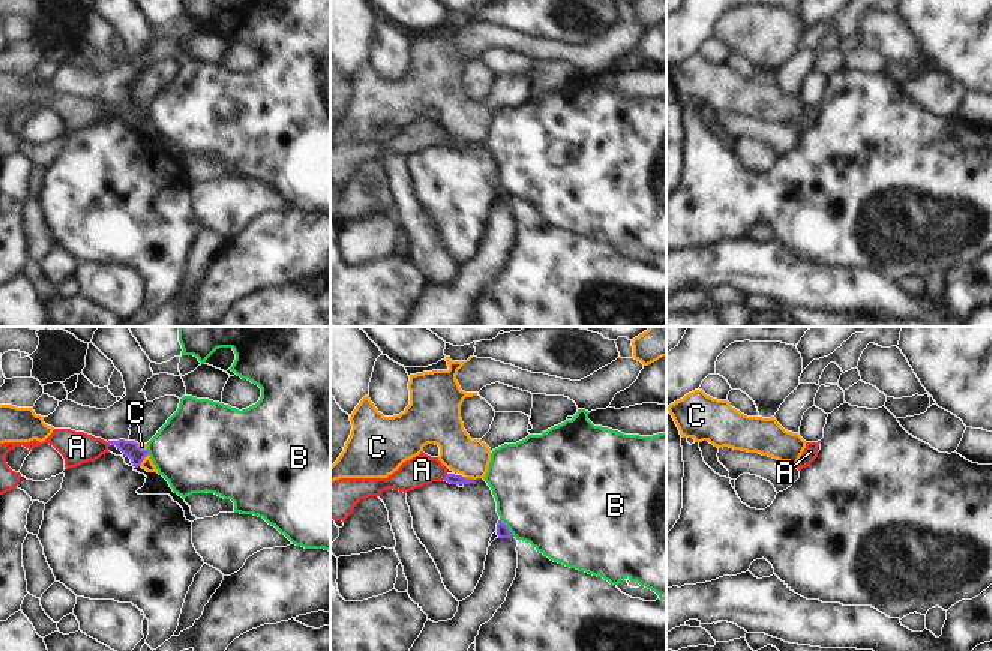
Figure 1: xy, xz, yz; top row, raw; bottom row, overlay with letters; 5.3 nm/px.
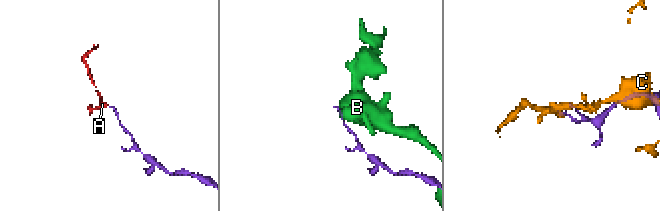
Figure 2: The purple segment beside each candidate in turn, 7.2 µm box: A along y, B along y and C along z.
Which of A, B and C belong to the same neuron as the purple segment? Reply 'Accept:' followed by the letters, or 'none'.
Accept: A

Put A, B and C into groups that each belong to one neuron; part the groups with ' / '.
A / B / C

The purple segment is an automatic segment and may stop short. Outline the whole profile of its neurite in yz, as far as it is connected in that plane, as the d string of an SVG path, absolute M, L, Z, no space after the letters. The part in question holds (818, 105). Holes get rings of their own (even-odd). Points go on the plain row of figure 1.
M821 105L818 106L806 106L806 112L798 124L797 134L801 135L803 132L809 130L816 122L818 122L818 111Z

